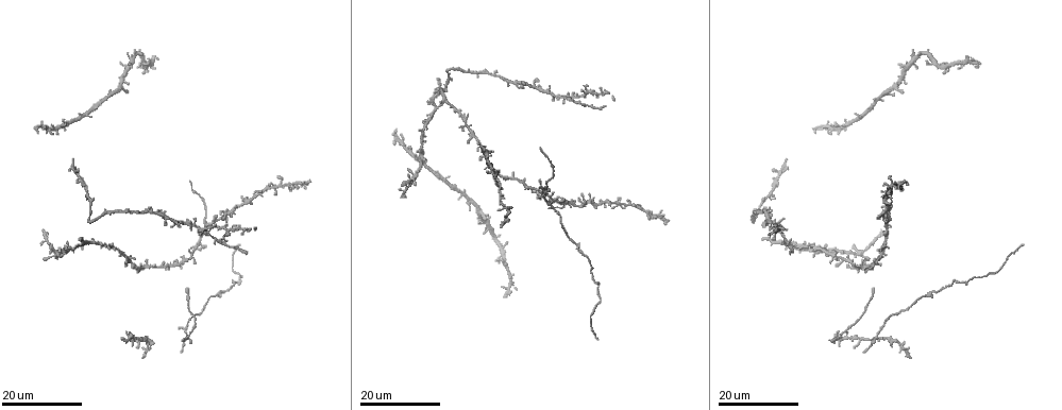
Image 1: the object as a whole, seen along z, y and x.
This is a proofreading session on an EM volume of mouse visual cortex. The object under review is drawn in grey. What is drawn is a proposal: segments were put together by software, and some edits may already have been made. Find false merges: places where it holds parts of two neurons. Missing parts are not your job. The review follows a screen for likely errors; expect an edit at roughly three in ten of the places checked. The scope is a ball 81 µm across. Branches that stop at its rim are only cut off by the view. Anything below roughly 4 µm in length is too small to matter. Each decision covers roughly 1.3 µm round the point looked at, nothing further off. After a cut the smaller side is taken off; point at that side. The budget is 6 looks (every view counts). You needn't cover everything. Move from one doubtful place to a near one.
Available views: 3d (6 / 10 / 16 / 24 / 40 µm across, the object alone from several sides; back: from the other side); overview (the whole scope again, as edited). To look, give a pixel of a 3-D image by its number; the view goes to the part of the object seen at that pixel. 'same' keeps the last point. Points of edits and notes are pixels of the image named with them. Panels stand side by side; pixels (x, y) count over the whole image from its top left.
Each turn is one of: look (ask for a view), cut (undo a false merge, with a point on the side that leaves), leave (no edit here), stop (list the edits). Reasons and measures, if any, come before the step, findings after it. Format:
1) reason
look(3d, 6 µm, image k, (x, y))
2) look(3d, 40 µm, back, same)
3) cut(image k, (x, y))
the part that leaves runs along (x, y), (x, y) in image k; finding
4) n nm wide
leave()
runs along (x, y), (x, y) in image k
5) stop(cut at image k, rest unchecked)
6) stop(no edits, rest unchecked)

three arms meet
look(3d, 16 µm, image 1, (183, 328))

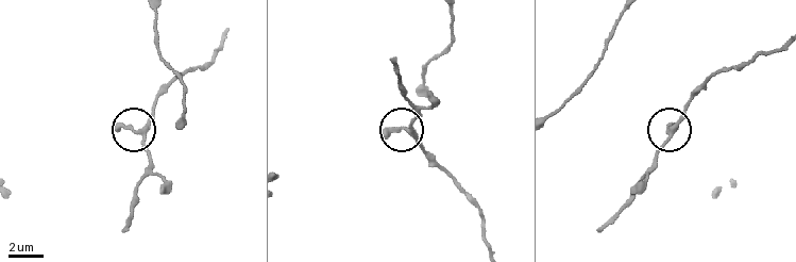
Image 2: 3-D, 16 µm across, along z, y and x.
look(3d, 6 µm, image 2, (410, 132))

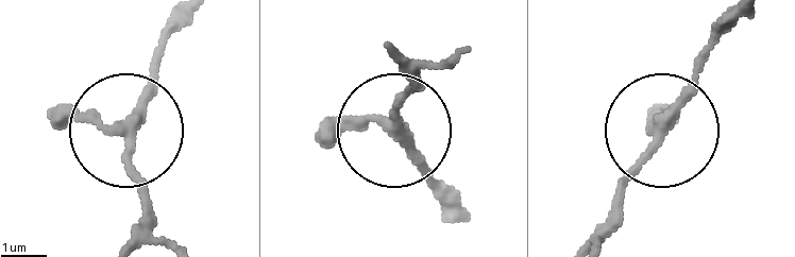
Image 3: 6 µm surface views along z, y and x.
side arm 8 µm
leave()
all the same neuron

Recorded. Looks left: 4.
branch point
look(3d, 16 µm, image 1, (894, 342))

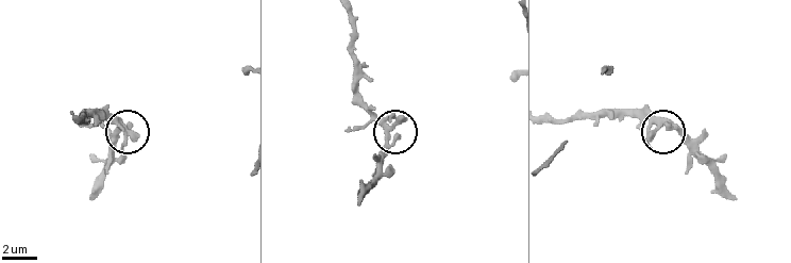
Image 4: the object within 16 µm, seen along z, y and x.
closer look
look(3d, 10 µm, image 4, (119, 121))

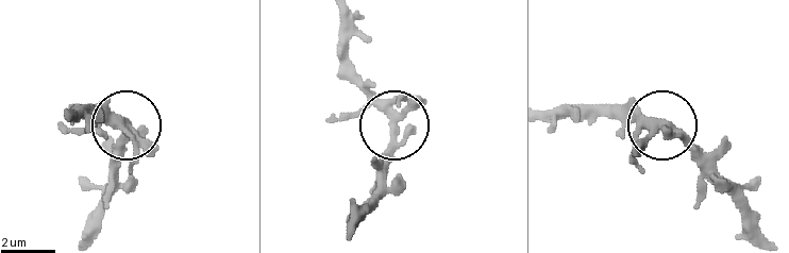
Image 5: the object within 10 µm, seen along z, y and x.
side arm 7 µm
leave()
continuous, no second neuron

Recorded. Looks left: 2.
four or more arms meet
look(3d, 16 µm, image 1, (180, 265))

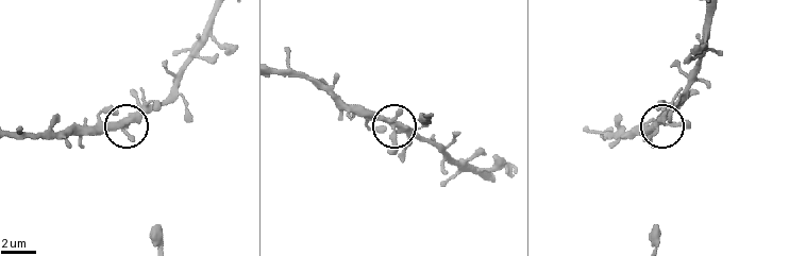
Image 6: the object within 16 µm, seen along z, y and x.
look(3d, 10 µm, image 6, (389, 122))

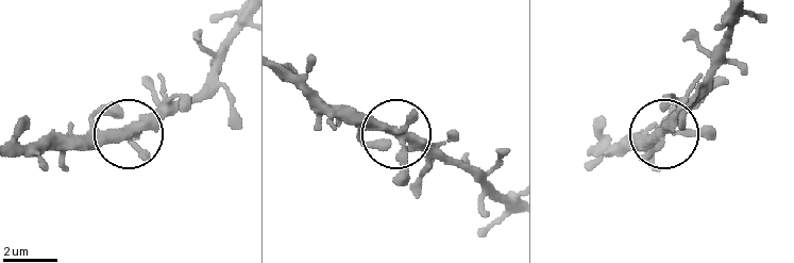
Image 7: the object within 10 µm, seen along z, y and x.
leave()
runs along (17, 147), (113, 141), (140, 131), (172, 101) in image 7; all the same neuron

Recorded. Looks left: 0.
stop(no edits, rest unchecked)

